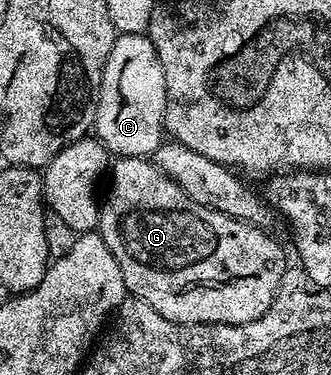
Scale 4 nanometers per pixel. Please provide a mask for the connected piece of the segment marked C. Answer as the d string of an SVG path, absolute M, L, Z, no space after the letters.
M122 33L115 39L103 67L95 136L117 157L149 157L166 133L165 80L159 55L145 33Z

